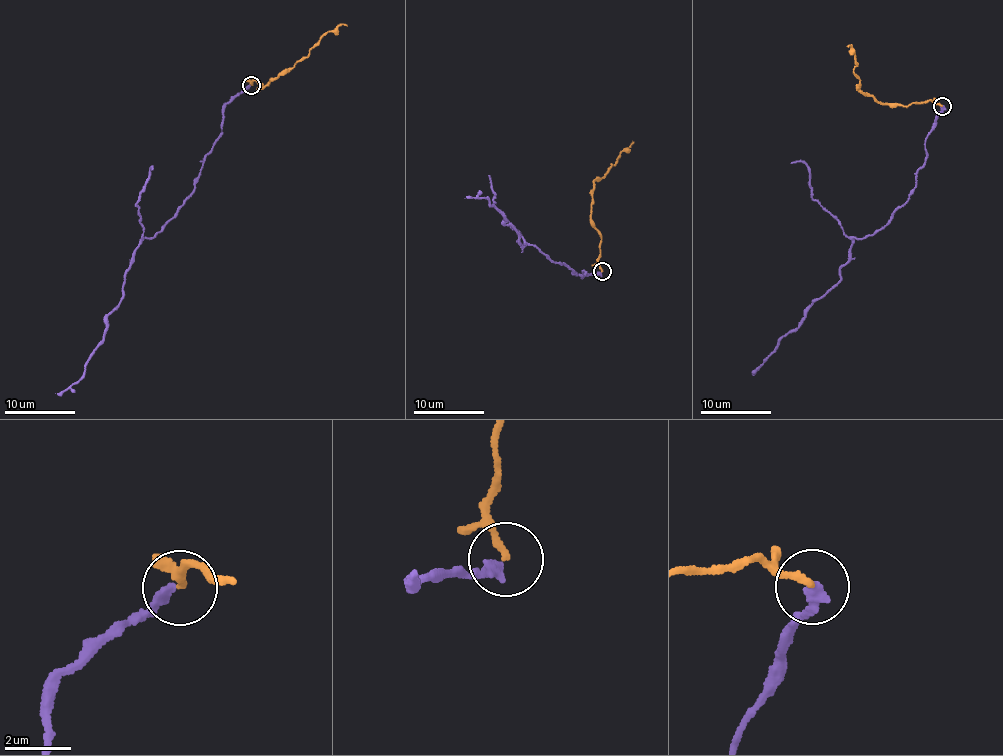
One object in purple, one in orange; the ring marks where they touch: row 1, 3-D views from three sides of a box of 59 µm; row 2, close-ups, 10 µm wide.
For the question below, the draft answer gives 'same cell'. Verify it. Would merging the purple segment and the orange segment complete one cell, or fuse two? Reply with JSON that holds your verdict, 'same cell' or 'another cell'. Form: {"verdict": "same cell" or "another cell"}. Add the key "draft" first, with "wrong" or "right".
{"draft": "right", "verdict": "same cell"}

